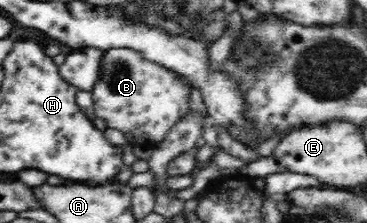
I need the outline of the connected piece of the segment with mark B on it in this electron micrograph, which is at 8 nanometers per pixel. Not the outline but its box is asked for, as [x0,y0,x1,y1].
[92,48,192,151]

